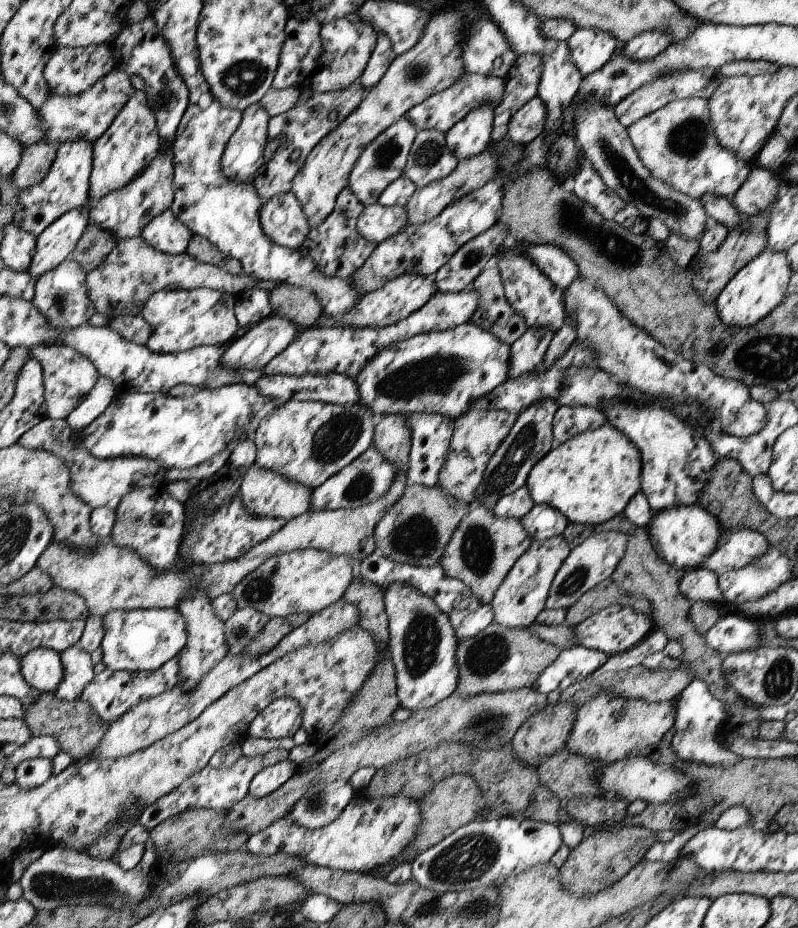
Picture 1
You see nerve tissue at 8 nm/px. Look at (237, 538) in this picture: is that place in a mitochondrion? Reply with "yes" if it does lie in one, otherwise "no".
no

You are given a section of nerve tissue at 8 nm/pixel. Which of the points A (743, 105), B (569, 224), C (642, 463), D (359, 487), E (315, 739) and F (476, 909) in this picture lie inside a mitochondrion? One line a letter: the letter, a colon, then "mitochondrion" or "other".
A: other
B: mitochondrion
C: other
D: mitochondrion
E: other
F: mitochondrion

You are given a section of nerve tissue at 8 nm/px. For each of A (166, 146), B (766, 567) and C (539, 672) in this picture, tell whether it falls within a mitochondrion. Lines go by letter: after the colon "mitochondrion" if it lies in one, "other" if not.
A: other
B: mitochondrion
C: other

